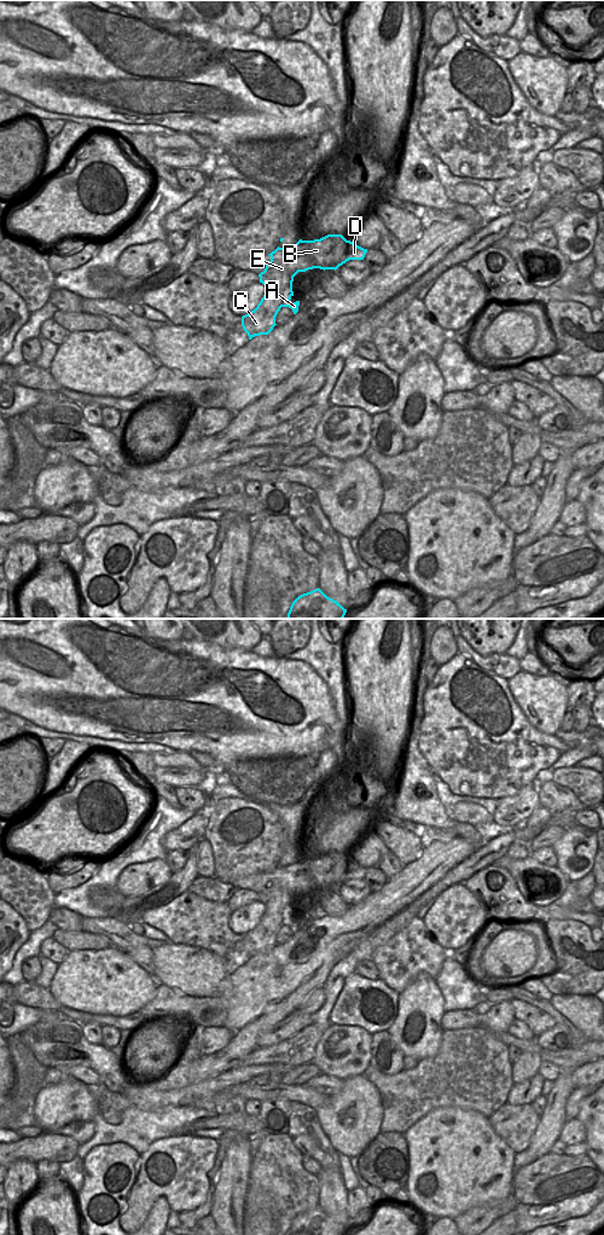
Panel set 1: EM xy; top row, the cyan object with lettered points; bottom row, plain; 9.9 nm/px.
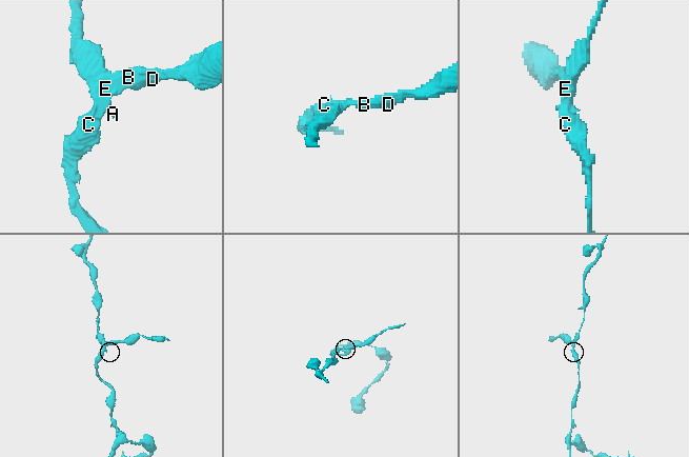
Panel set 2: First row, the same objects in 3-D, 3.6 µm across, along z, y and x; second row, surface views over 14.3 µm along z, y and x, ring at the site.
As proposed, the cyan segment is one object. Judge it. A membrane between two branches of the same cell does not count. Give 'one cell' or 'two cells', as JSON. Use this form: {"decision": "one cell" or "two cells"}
{"decision": "two cells"}

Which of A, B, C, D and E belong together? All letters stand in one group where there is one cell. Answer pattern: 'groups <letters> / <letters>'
groups A C E / B D

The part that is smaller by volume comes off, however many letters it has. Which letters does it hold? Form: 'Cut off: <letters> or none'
Cut off: B, D.

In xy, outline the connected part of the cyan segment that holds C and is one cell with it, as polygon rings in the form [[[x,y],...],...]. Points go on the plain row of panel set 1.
[[[304,859],[288,866],[277,866],[268,872],[271,880],[259,893],[265,904],[265,914],[257,926],[242,935],[242,945],[249,958],[260,953],[268,953],[275,943],[275,935],[281,926],[289,926],[294,933],[298,930],[300,920],[290,921],[294,915],[292,900],[298,891],[313,888],[310,877],[301,877],[304,871]]]

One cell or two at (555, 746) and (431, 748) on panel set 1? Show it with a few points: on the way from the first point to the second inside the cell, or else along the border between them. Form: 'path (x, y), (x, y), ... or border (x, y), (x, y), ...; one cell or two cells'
path (524, 749), (492, 749), (482, 746), (462, 746); one cell

